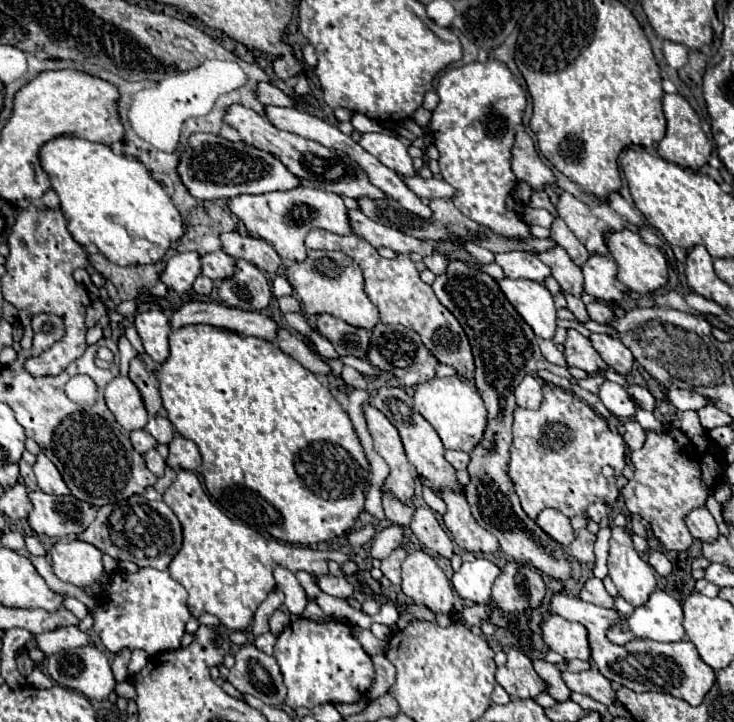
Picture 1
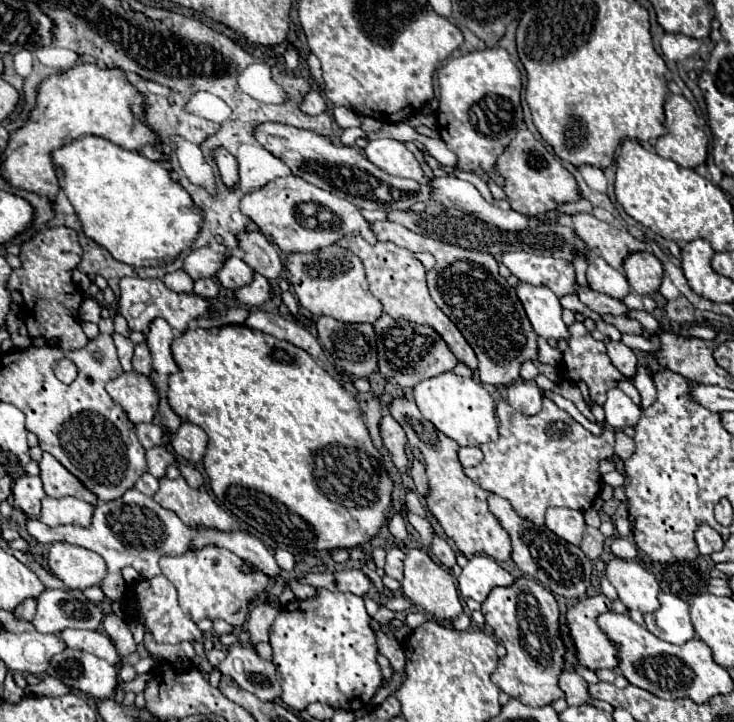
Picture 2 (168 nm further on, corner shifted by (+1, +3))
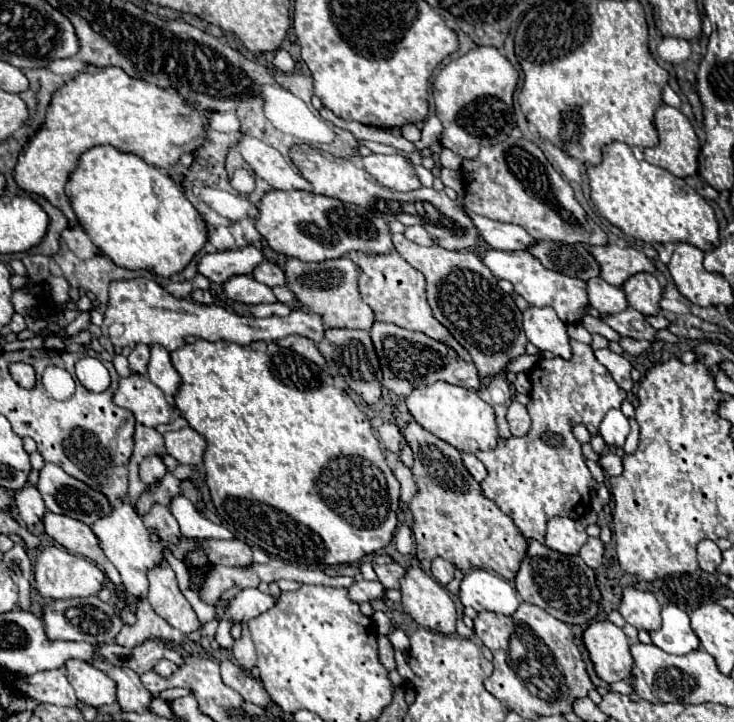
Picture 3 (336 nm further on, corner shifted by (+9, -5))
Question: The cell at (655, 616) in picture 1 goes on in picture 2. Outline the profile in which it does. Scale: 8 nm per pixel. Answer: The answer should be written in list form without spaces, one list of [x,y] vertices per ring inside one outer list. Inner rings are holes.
[[[673,593],[659,595],[661,607],[655,613],[645,613],[645,627],[659,639],[681,645],[693,639],[695,631],[689,619],[689,607]]]

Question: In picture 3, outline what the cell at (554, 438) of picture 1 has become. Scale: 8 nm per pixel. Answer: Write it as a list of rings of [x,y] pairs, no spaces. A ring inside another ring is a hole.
[[[571,341],[571,347],[573,347],[573,357],[569,361],[565,361],[561,357],[543,358],[537,361],[537,365],[533,365],[533,369],[527,371],[529,381],[531,381],[531,393],[529,393],[529,397],[531,397],[529,415],[533,419],[531,431],[525,437],[511,437],[507,441],[499,439],[499,445],[491,453],[487,453],[487,451],[475,453],[489,471],[487,479],[481,483],[485,497],[495,501],[499,505],[499,509],[515,521],[515,525],[527,539],[535,539],[541,543],[545,541],[543,537],[545,537],[547,521],[551,517],[567,515],[571,519],[581,519],[591,511],[591,493],[589,493],[591,473],[589,473],[589,467],[585,465],[585,457],[581,453],[581,443],[573,435],[573,425],[579,421],[591,433],[591,429],[599,427],[605,413],[609,409],[619,409],[623,399],[627,397],[627,393],[613,383],[611,373],[595,359],[593,349],[589,345]]]

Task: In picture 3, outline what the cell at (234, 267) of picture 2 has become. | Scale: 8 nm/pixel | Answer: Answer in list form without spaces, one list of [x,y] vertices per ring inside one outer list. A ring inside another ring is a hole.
[[[235,275],[231,277],[225,285],[223,285],[223,291],[229,299],[233,301],[241,301],[241,303],[247,303],[247,305],[259,305],[259,303],[275,303],[275,295],[273,291],[263,285],[263,283],[257,283],[251,275]]]

